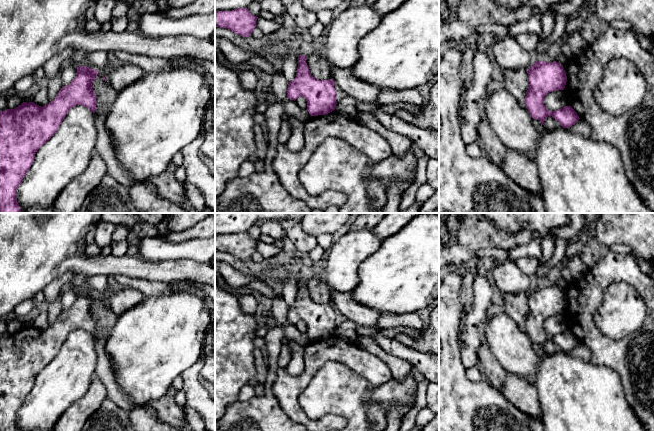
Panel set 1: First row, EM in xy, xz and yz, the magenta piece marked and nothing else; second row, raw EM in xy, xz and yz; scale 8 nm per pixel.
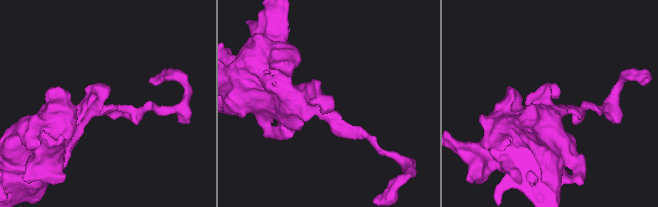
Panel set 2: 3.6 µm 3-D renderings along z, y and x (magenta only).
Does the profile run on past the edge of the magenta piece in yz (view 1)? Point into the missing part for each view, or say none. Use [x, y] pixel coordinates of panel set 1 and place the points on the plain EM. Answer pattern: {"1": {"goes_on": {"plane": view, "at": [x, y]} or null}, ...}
{"1": {"goes_on": null}}

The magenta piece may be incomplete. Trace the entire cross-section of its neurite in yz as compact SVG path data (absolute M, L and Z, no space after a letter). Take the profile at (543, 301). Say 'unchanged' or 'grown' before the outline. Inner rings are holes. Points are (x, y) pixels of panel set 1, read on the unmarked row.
unchanged; M537 285L527 294L528 314L525 321L526 332L533 343L539 344L543 349L548 340L552 340L563 352L569 352L580 342L571 330L564 330L556 335L549 335L544 329L544 321L552 315L564 314L567 300L563 289L554 286Z

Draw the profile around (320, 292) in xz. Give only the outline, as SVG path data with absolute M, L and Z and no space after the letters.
M314 277L306 281L306 287L311 299L319 304L332 303L331 289L319 277Z

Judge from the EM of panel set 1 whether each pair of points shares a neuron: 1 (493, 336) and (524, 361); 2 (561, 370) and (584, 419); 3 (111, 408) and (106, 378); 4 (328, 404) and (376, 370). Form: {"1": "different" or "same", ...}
{"1": "same", "2": "same", "3": "different", "4": "different"}

